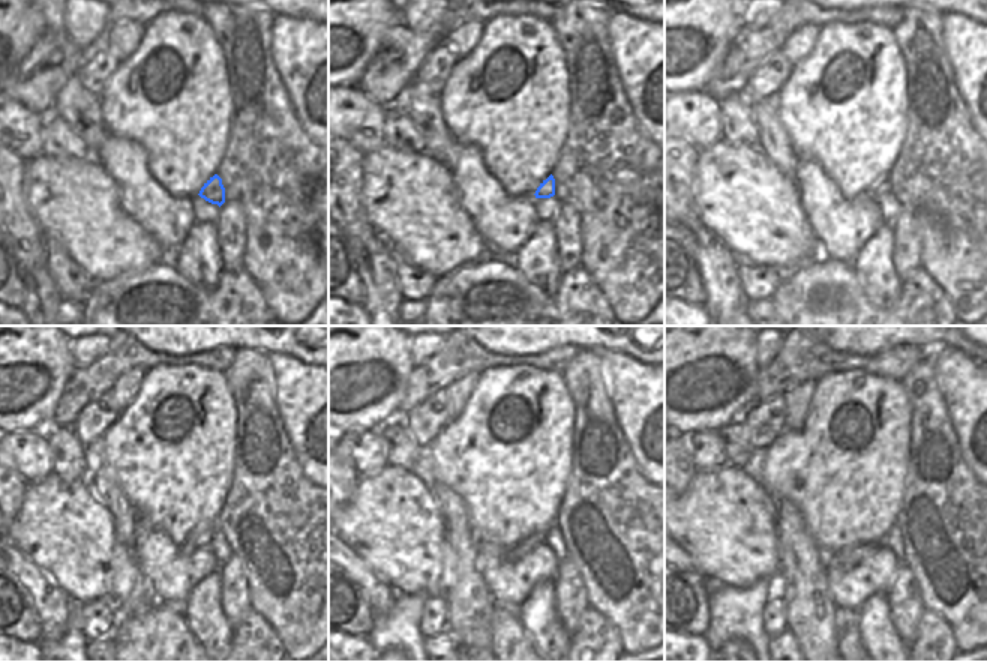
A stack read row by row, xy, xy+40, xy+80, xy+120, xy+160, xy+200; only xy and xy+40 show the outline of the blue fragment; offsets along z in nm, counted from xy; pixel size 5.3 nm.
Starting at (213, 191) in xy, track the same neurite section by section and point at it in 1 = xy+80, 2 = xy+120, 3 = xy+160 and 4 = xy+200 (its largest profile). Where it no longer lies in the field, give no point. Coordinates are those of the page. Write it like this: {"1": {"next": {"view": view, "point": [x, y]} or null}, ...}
{"1": {"next": {"view": "xy+80", "point": [884, 186]}}, "2": {"next": {"view": "xy+120", "point": [200, 536]}}, "3": {"next": {"view": "xy+160", "point": [537, 539]}}, "4": {"next": {"view": "xy+200", "point": [851, 557]}}}

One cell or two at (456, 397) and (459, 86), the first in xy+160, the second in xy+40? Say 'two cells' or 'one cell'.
two cells

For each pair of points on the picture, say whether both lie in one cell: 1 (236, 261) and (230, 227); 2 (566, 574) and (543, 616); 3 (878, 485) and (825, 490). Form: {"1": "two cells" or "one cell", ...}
{"1": "one cell", "2": "two cells", "3": "one cell"}

